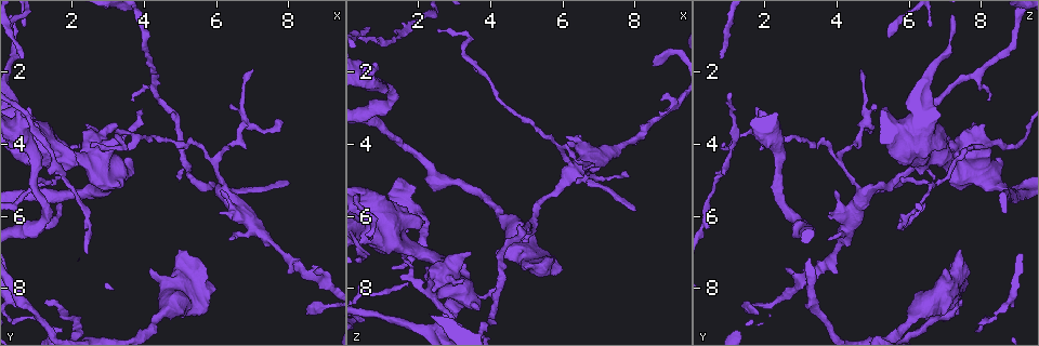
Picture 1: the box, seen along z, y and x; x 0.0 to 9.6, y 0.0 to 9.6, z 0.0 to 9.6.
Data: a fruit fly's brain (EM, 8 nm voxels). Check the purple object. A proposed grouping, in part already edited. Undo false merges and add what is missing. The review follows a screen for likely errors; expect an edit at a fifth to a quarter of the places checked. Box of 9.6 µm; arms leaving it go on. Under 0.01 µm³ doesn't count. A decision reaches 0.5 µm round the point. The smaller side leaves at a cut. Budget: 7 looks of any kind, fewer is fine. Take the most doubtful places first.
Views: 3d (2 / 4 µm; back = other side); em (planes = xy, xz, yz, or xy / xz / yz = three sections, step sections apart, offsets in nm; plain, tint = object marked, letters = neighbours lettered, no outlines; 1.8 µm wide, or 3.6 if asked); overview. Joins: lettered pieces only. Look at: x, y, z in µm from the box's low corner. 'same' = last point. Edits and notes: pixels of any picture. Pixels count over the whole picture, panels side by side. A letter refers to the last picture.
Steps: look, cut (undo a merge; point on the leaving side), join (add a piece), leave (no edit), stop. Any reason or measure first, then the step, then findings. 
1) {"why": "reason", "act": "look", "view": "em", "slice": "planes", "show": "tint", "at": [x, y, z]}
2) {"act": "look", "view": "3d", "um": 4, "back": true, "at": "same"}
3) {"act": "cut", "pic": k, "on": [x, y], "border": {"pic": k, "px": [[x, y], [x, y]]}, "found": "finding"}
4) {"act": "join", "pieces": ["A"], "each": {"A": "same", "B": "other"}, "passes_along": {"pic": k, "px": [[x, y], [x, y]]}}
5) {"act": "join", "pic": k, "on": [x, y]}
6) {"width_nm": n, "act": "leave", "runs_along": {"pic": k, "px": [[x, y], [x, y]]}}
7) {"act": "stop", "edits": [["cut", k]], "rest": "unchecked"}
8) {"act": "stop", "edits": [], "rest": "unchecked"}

{"why": "stops while still wide", "act": "look", "view": "3d", "um": 4, "at": [5.65, 8.65, 7.35]}

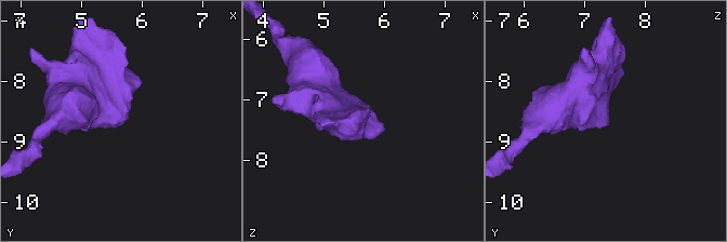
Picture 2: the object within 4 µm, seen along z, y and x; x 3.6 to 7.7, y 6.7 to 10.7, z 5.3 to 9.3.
{"why": "shape alone is not enough", "act": "look", "view": "em", "slice": "yz", "step": 16, "show": "letters", "at": [5.60, 8.65, 7.45]}

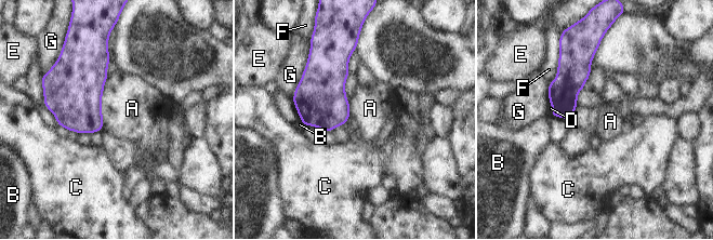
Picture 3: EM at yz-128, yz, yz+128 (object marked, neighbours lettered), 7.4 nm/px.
{"act": "leave", "each": {"A": "other", "B": "other", "C": "other", "D": "other", "E": "other", "F": "other", "G": "other"}, "border": {"pic": 3, "px": [[108, 76], [101, 100], [102, 129]]}, "found": "none of them fits"}

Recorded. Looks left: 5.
{"why": "stops while still wide", "act": "look", "view": "em", "slice": "planes", "show": "letters", "at": [2.45, 3.45, 8.15]}

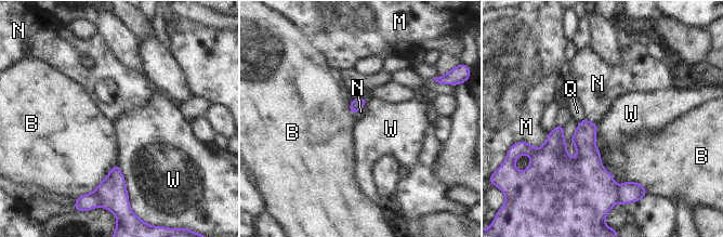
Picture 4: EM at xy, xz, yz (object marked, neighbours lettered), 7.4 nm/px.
{"act": "leave", "each": {"B": "other", "M": "other", "N": "other", "Q": "other", "W": "other"}, "border": {"pic": 4, "px": [[600, 152], [601, 165], [618, 187]]}, "found": "no lettered piece goes on from it"}

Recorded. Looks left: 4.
{"why": "an open end", "act": "look", "view": "em", "slice": "planes", "show": "letters", "at": [0.90, 3.05, 1.80]}

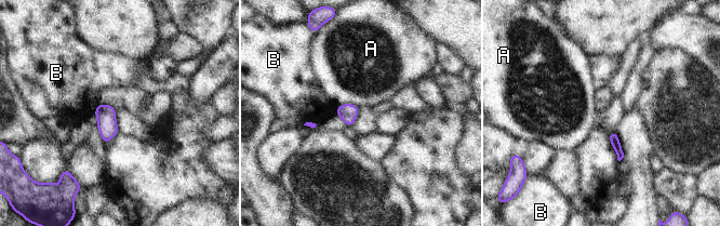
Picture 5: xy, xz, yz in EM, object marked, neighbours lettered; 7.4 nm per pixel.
{"act": "leave", "each": {"A": "other", "B": "other"}, "border": {"pic": 5, "px": [[337, 106], [354, 104], [358, 108]]}, "found": "no lettered piece goes on from it"}

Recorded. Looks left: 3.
{"act": "stop", "edits": [], "rest": "unchecked"}

